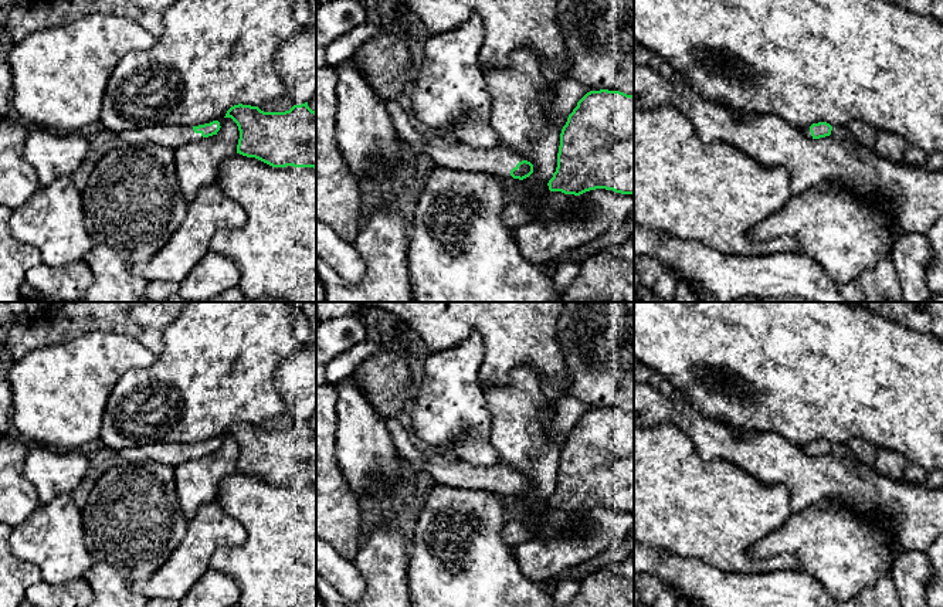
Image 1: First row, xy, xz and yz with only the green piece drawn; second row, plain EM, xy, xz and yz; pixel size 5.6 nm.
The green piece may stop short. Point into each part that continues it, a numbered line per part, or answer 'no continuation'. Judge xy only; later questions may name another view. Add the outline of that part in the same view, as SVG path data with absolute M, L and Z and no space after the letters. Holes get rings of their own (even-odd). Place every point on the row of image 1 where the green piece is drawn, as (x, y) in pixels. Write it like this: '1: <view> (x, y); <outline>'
1: xy (173, 136); M153 125L146 128L135 128L118 133L118 136L129 145L160 145L177 149L190 142L203 139L201 133L196 133L193 126L183 125Z

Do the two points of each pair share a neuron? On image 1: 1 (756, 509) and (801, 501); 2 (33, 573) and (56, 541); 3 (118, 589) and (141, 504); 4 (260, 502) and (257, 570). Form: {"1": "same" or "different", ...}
{"1": "different", "2": "different", "3": "same", "4": "same"}

